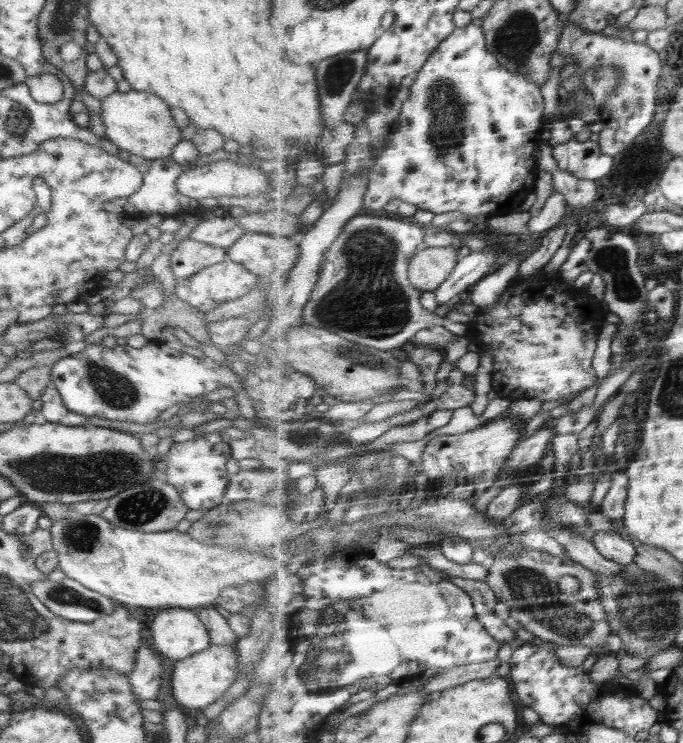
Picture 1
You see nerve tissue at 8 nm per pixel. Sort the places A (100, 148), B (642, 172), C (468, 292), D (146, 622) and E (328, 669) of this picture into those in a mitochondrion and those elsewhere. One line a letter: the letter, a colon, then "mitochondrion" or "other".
A: other
B: other
C: other
D: other
E: mitochondrion

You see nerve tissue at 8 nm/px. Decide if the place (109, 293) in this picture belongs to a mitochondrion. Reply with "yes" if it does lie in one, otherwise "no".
no

